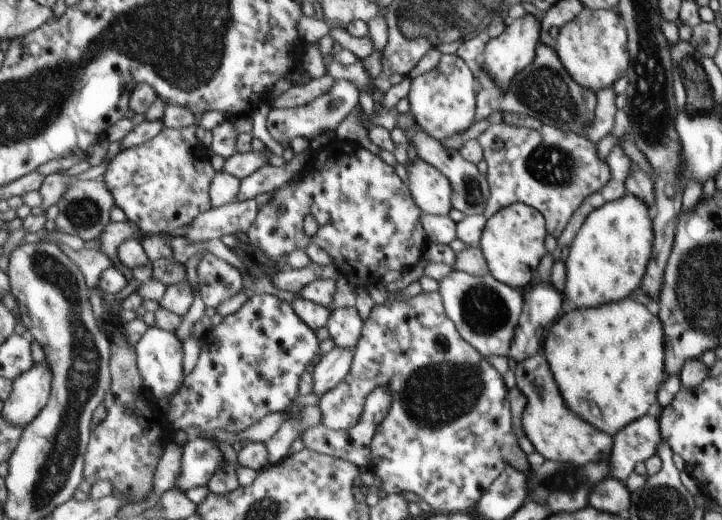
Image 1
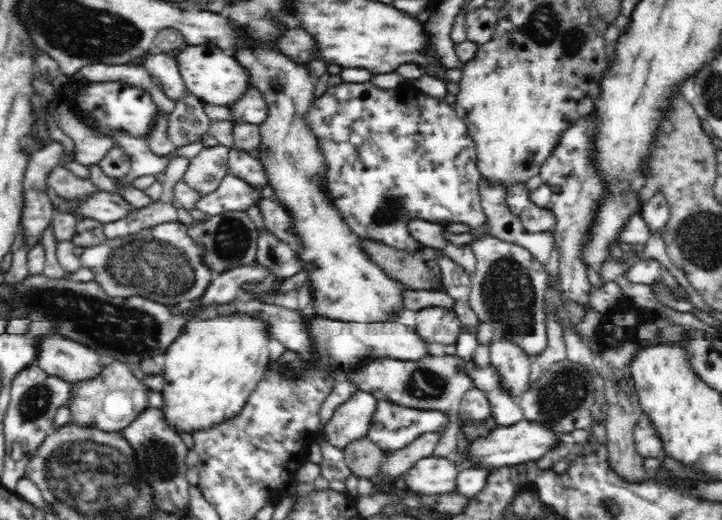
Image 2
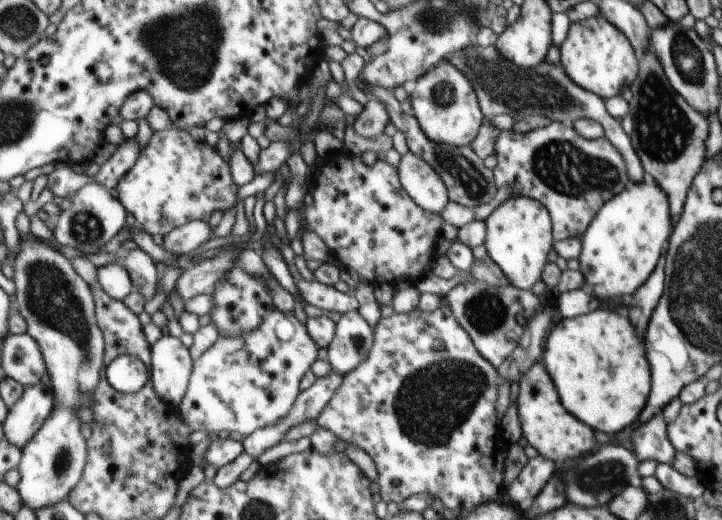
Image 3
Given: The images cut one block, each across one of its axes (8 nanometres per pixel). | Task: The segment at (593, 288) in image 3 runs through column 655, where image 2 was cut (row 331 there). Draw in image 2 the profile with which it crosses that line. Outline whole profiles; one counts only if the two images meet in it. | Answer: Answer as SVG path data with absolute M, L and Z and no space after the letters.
M230 314L230 316L215 316L208 320L194 320L190 324L184 326L182 334L174 340L168 346L168 350L165 352L164 365L162 378L165 380L164 386L161 388L161 395L163 404L160 408L164 415L164 421L168 428L171 428L174 432L180 434L194 434L195 431L207 430L208 427L218 426L219 423L226 422L227 419L234 418L234 414L240 414L242 408L250 394L256 390L258 383L264 380L266 372L268 372L267 366L269 363L270 352L268 351L268 338L267 332L265 331L265 324L259 322L257 318L248 318L247 316L237 316L237 314Z

